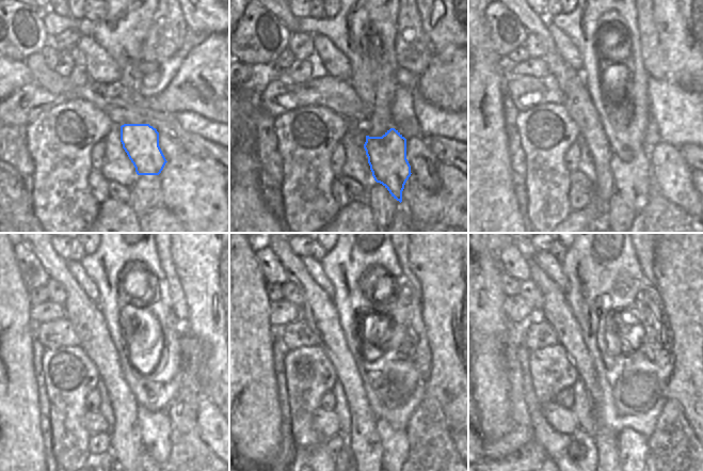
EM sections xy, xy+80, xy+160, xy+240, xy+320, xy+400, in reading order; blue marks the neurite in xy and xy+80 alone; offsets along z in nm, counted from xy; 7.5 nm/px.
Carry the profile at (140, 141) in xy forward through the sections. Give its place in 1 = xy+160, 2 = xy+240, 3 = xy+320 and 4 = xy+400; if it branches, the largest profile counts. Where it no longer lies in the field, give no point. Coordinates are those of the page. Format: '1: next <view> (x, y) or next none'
1: next xy+160 (633, 179)
2: next xy+240 (154, 426)
3: next xy+320 (395, 443)
4: next xy+400 (633, 446)

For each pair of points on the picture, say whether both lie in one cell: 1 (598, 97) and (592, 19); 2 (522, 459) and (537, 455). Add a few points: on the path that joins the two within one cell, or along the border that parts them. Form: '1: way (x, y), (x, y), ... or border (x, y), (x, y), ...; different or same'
1: way (590, 78), (588, 38); same
2: way (525, 459), (533, 455); same

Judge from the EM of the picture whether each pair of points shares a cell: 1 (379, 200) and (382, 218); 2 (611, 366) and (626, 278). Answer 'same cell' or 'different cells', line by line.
1: same cell
2: same cell

